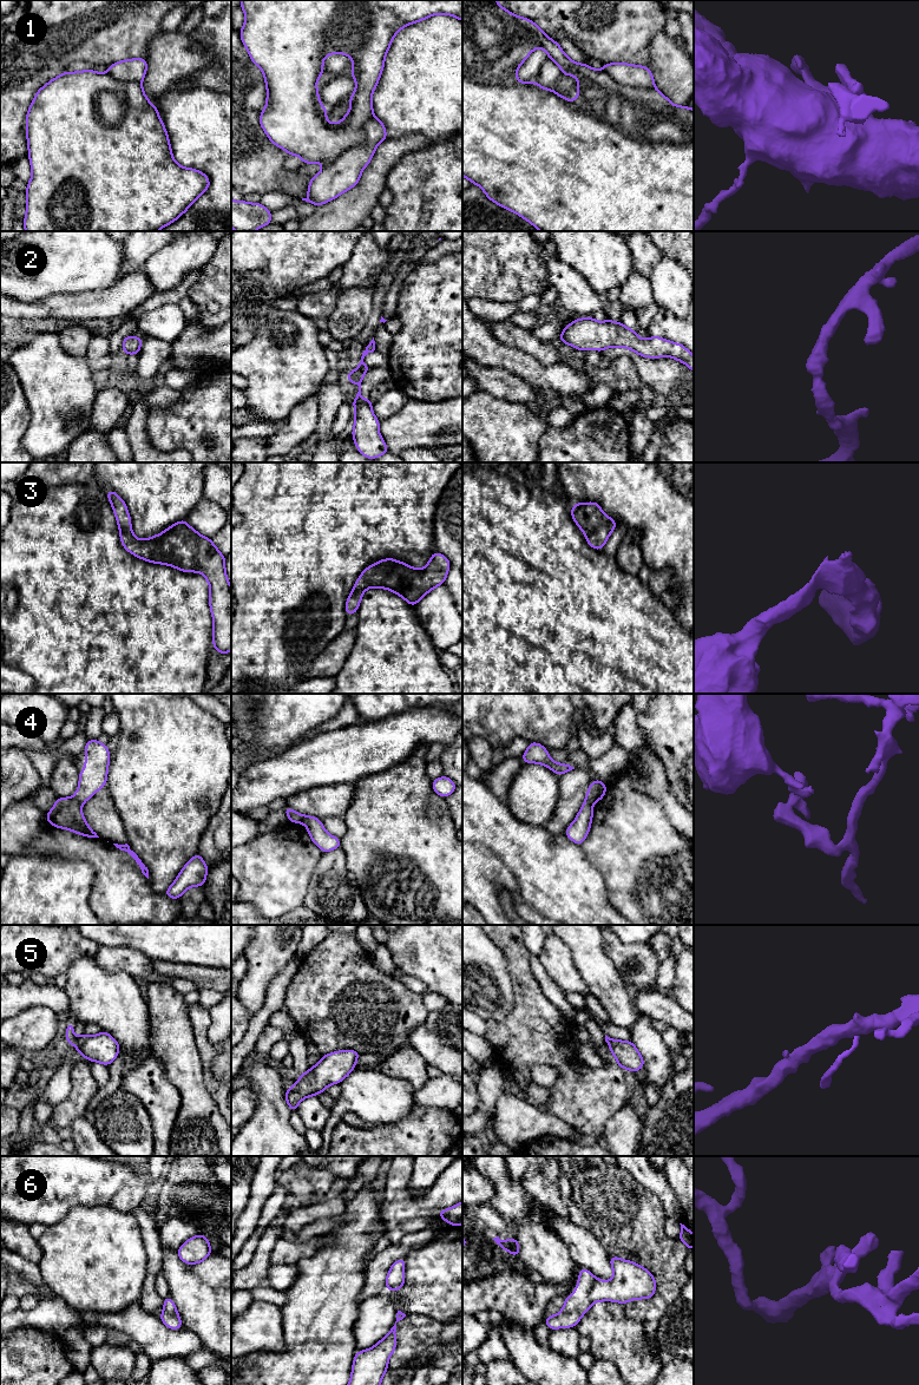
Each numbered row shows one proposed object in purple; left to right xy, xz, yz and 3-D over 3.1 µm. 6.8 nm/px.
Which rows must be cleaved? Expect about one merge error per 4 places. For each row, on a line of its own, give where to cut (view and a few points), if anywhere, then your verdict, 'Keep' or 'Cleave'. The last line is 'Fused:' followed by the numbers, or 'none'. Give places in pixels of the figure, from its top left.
1: Split along xz (374, 117), (363, 126), (363, 140), (347, 148), (325, 166). Cleave
2: No split. Keep
3: No split. Keep
4: Split along xy (73, 796), (80, 805). Cleave
5: Split along xy (77, 1038), (74, 1044). Cleave
6: No split. Keep
Fused: 1, 4, 5

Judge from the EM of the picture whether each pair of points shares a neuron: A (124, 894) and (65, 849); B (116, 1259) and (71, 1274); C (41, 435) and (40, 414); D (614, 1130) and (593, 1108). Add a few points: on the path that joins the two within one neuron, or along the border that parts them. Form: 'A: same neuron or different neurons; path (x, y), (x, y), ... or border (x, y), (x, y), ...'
A: same neuron; path (116, 878), (87, 849), (81, 849)
B: same neuron; path (105, 1259), (102, 1259), (92, 1268), (81, 1268)
C: same neuron; path (41, 431), (41, 419)
D: different neurons; border (625, 1103), (609, 1120), (602, 1134)

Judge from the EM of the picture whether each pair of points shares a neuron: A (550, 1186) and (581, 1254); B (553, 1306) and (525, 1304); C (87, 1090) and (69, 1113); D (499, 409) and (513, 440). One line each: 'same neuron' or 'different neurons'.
A: different neurons
B: different neurons
C: same neuron
D: same neuron

